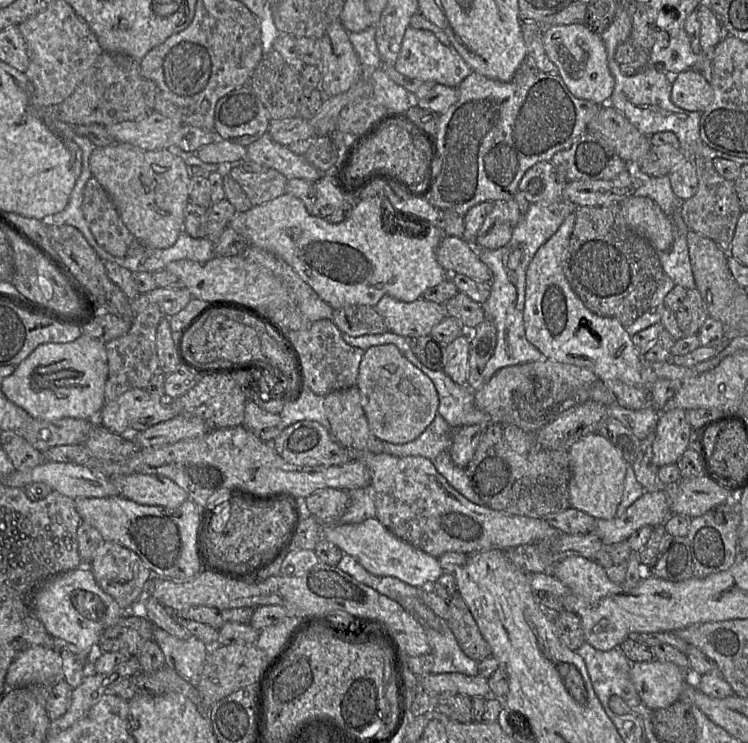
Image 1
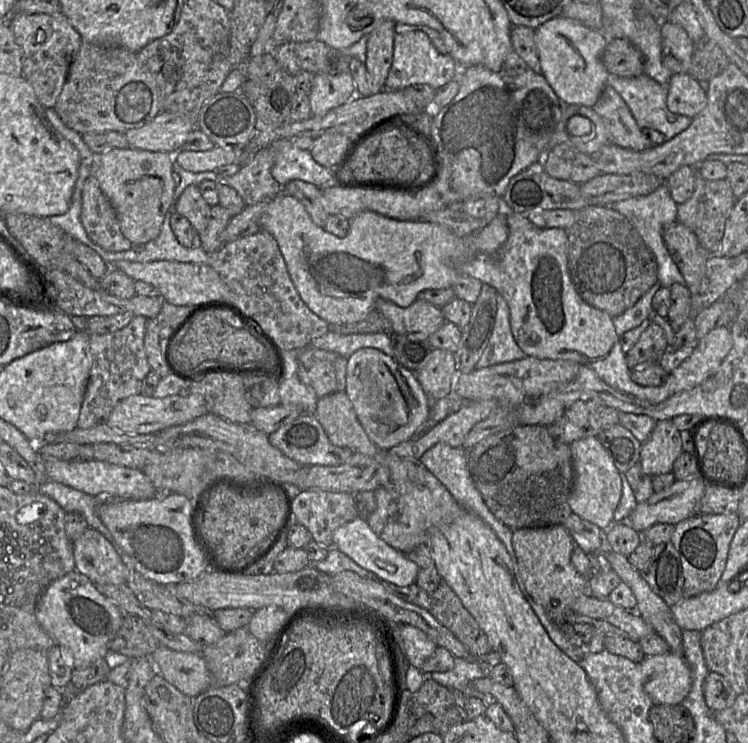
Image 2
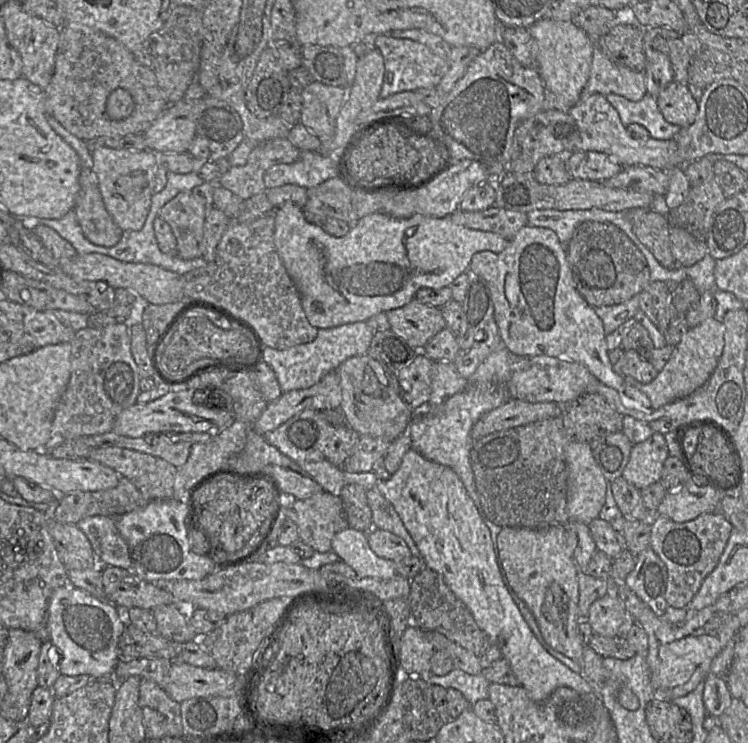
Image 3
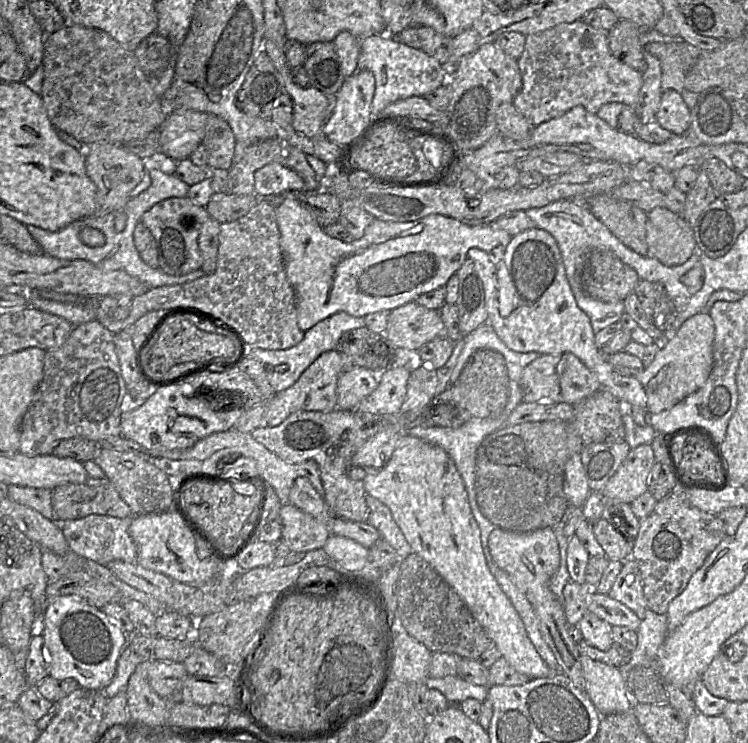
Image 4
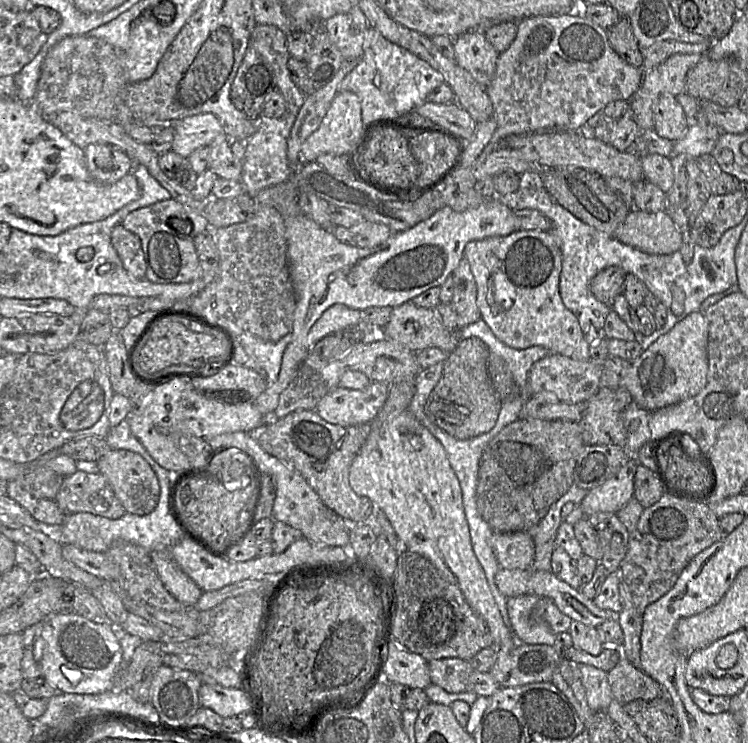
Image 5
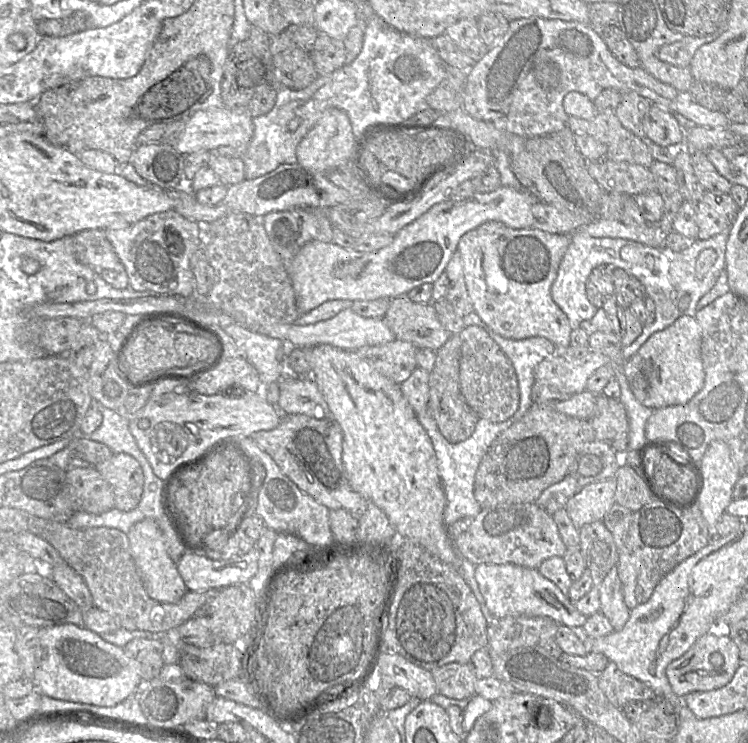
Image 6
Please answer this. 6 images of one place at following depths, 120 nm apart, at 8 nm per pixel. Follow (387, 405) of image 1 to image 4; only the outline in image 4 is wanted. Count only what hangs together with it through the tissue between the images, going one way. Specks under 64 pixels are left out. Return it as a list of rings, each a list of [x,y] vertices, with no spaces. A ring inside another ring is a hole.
[[[363,366],[342,372],[337,384],[337,409],[354,410],[355,406],[377,387],[379,374]]]

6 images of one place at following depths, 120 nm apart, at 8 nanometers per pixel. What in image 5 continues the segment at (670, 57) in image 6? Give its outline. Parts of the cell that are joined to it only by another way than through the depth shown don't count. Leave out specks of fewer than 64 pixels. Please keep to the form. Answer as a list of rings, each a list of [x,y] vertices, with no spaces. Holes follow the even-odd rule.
[[[663,40],[654,43],[650,47],[642,50],[643,65],[641,67],[643,74],[655,66],[664,62],[668,57],[677,53],[684,54],[705,54],[711,40],[702,43],[686,43],[675,40]]]

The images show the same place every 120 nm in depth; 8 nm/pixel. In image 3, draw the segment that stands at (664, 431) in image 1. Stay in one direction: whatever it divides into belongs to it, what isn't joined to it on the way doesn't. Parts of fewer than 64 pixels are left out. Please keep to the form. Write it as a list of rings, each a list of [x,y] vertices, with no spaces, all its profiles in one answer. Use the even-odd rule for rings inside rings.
[[[655,432],[645,441],[633,445],[621,477],[642,490],[660,482],[663,465],[668,457],[669,451],[664,435]]]

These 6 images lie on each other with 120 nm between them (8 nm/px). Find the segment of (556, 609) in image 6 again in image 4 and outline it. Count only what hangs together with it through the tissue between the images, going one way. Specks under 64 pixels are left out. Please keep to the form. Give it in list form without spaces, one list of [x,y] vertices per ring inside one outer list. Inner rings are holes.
[[[591,589],[586,596],[587,611],[612,626],[623,626],[637,631],[641,619],[635,612],[621,602],[614,600],[608,594],[599,594]]]

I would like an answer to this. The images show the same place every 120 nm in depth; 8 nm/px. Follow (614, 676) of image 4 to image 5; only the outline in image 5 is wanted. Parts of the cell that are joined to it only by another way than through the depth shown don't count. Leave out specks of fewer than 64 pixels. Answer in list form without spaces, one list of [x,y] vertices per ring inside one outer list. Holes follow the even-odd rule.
[[[579,664],[579,669],[590,709],[594,713],[605,712],[614,699],[607,672],[586,664]]]

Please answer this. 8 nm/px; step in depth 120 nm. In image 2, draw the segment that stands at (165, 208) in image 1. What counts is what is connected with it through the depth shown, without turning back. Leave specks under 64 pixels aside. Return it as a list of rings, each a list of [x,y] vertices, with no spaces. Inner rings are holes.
[[[114,148],[97,155],[94,174],[114,207],[122,234],[134,245],[156,239],[166,214],[174,212],[173,195],[180,177],[174,172],[174,154],[137,148]]]

